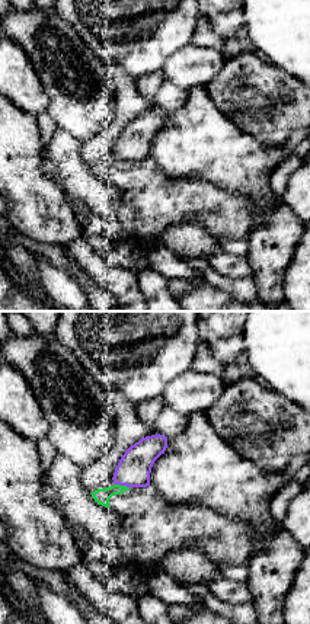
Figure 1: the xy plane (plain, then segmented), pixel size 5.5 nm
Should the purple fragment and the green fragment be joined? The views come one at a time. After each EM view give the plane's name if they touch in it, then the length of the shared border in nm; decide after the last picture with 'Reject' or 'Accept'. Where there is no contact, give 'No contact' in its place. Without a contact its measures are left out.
Touches purple in xy. Shared border 90 nm

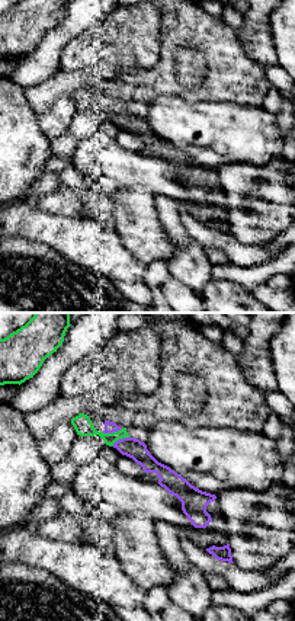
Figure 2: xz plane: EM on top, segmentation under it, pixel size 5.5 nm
Touches purple in xz. Shared border 110 nm

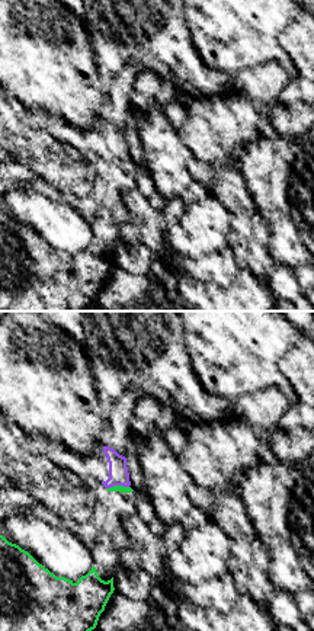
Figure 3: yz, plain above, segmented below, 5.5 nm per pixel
Touches purple in yz. Shared border 130 nm

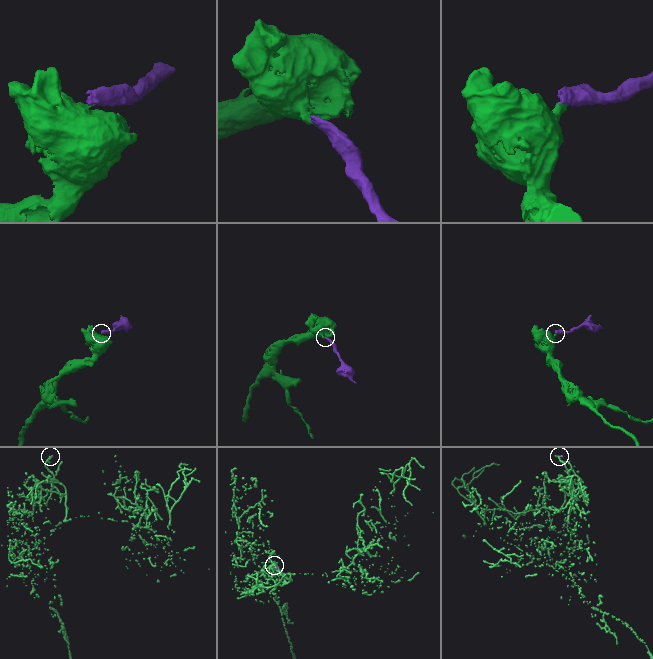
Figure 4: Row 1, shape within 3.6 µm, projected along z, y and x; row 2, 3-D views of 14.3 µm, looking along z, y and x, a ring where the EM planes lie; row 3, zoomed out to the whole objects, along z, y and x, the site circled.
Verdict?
Reject

